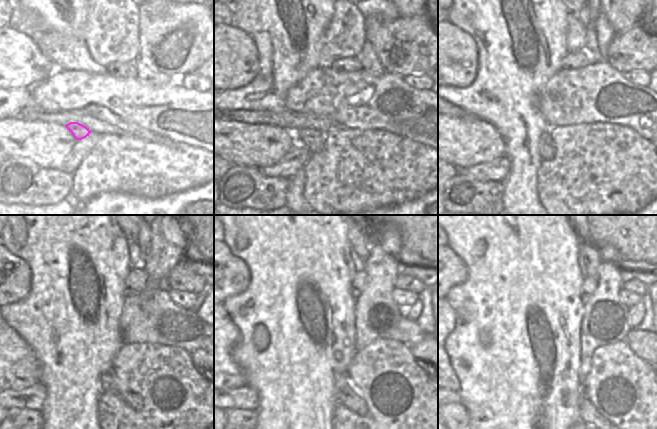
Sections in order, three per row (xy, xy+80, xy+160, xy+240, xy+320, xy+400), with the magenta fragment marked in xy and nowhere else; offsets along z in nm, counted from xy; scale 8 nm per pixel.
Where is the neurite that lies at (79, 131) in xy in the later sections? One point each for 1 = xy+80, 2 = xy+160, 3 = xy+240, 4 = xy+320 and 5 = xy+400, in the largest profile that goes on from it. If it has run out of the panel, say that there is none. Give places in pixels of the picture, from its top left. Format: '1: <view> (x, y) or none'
1: xy+80 (314, 140)
2: xy+160 (546, 146)
3: xy+240 (109, 383)
4: xy+320 (345, 394)
5: xy+400 (587, 412)

